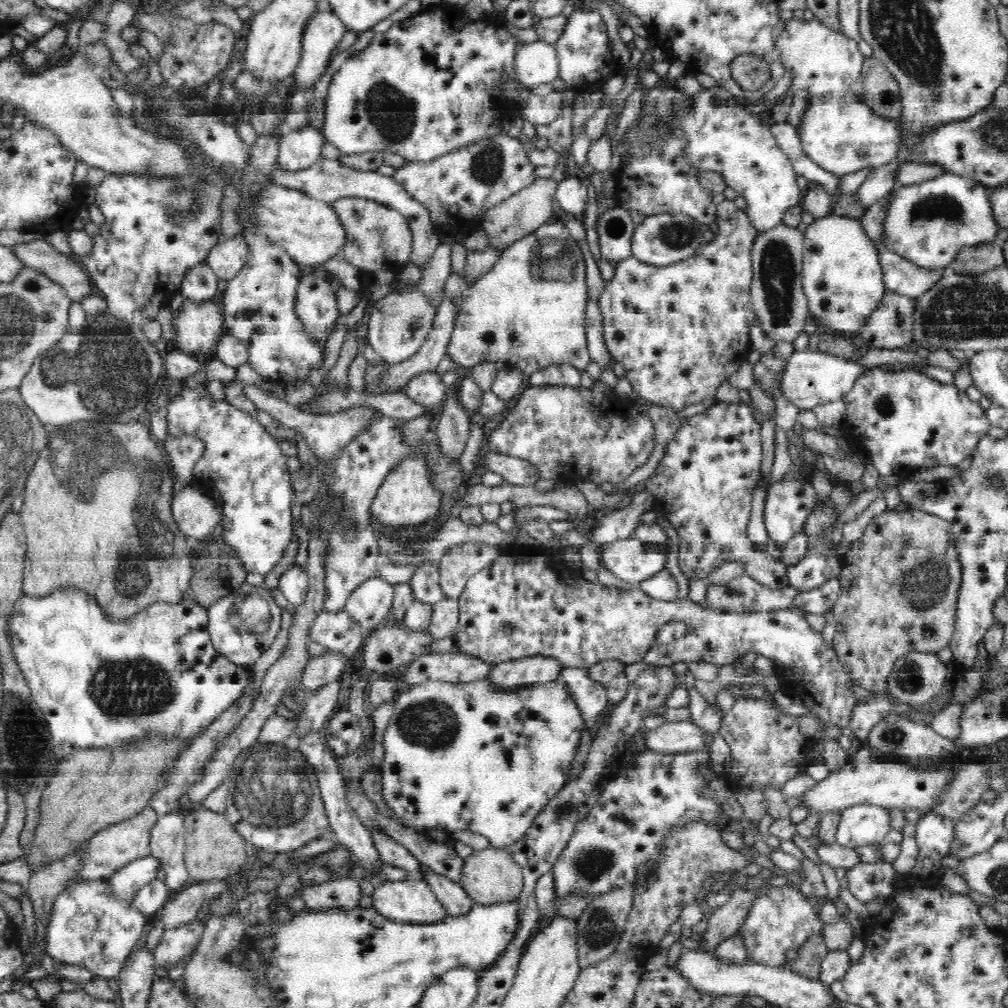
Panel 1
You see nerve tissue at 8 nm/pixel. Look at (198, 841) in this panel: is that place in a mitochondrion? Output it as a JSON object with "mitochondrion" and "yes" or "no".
{"mitochondrion":"no"}

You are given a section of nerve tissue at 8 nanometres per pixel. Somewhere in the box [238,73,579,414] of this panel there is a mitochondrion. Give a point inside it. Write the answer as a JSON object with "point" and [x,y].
{"point":[394,114]}

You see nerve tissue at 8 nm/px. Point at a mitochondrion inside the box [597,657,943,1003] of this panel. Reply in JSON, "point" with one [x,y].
{"point":[899,953]}

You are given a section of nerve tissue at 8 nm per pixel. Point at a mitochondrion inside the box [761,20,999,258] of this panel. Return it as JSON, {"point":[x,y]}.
{"point":[941,207]}

